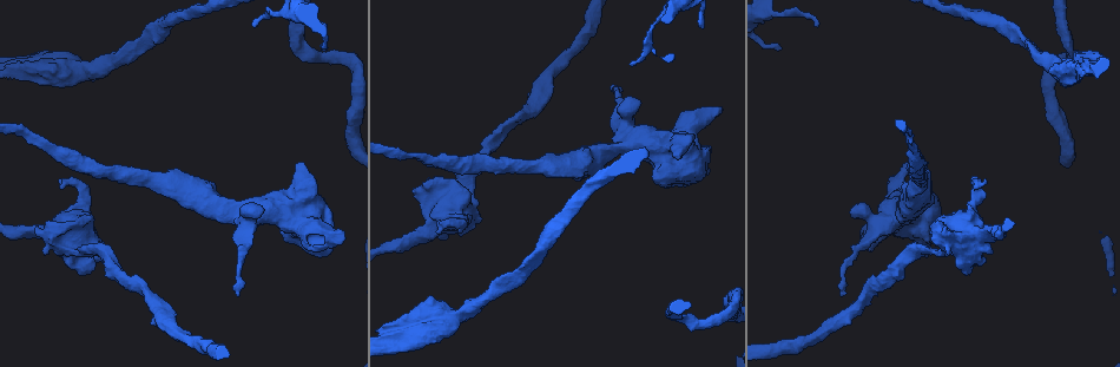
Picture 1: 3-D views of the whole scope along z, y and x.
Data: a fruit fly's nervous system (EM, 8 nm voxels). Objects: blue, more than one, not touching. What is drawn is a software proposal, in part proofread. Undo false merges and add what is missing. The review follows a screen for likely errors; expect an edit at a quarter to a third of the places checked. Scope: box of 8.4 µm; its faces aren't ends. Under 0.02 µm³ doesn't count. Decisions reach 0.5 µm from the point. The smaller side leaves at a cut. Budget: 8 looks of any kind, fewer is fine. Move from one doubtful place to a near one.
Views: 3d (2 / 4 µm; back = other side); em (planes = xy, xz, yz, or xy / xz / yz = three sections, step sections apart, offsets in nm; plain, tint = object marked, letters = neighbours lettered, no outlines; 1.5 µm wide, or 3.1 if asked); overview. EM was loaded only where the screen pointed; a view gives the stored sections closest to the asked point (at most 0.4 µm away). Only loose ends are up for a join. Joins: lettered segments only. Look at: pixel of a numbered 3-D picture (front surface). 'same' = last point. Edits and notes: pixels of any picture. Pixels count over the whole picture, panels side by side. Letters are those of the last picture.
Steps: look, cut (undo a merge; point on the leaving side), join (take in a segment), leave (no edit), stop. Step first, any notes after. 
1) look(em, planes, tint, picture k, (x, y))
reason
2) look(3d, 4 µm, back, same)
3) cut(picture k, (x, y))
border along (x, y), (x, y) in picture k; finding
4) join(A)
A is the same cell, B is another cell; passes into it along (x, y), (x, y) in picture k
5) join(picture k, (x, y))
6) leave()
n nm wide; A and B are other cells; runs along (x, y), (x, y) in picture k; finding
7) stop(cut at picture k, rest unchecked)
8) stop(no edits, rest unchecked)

look(3d, 4 µm, picture 1, (631, 63))
an open end

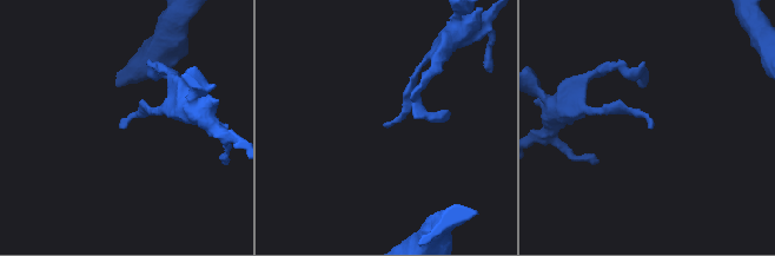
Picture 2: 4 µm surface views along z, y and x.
look(em, xz, step 4, letters, picture 2, (123, 125))
shape alone is not enough

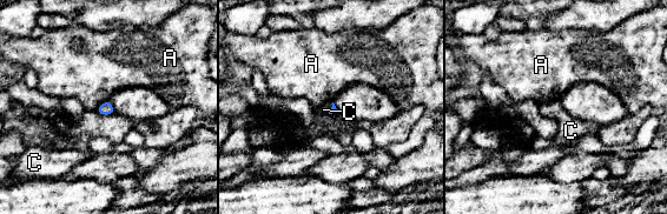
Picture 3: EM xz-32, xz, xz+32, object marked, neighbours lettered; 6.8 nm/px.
look(em, planes, letters, same)
another direction

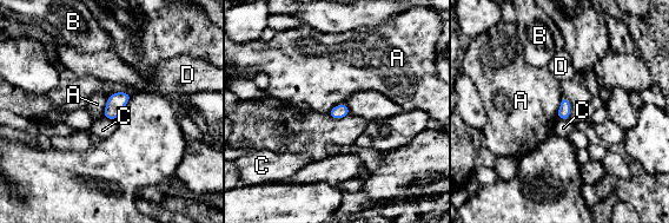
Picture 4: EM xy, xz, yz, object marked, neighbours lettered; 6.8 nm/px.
leave()
A touches over 170 nm; A, B, C and D are other cells; no lettered segment goes on from it

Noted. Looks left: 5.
look(em, xy, step 4, tint, picture 1, (781, 49))
thin end

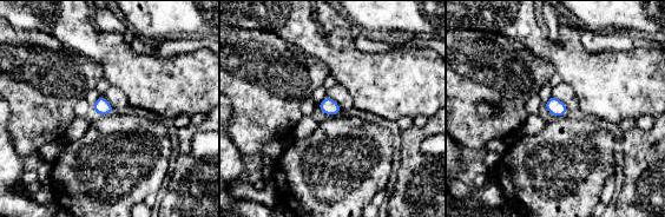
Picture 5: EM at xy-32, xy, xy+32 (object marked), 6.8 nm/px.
look(em, xy, step 4, letters, same)

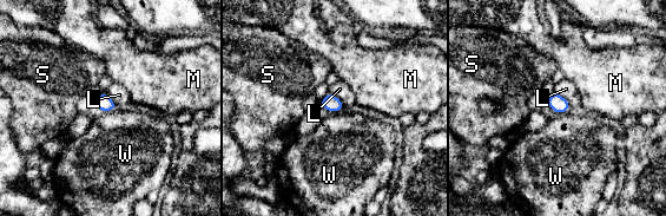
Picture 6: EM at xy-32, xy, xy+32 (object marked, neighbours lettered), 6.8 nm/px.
leave()
L, M, S and W are other cells; no lettered segment goes on from it

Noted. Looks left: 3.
look(em, xy, step 4, tint, picture 1, (235, 293))
an open end

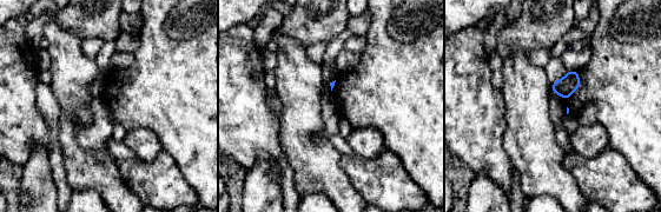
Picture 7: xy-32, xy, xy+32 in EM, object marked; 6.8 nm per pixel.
look(em, planes, letters, same)

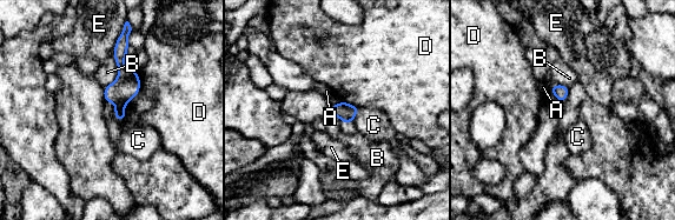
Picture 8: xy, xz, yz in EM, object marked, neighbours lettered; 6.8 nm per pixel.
leave()
A, B, C, D and E are other cells; border along (359, 108), (353, 120) in picture 8; none of them fits

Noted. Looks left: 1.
stop(no edits, rest unchecked)

